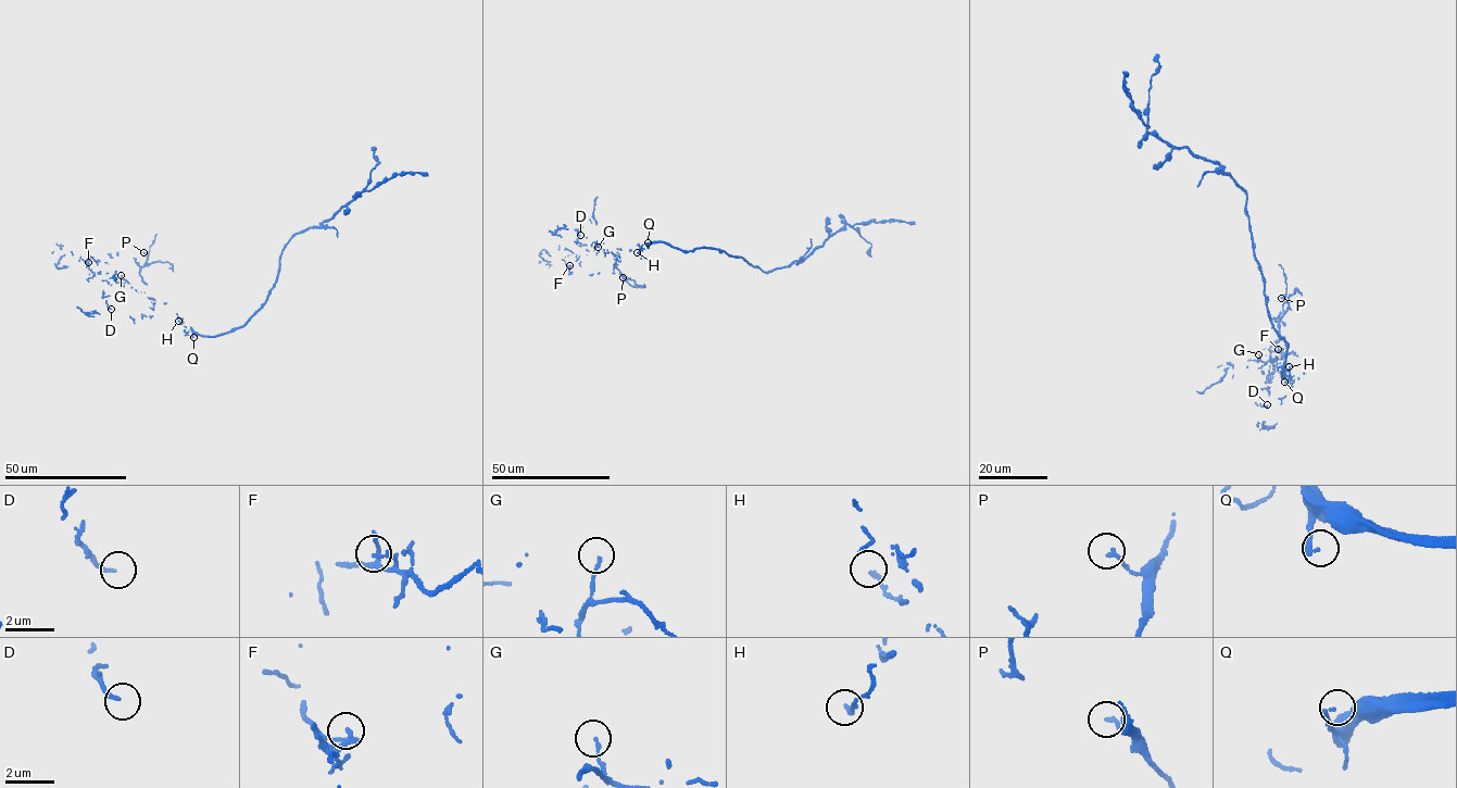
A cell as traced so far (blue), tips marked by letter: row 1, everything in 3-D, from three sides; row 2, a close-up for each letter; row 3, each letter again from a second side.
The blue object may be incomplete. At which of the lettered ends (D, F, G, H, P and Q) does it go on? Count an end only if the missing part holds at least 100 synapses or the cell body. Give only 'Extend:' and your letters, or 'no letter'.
Extend: Q

